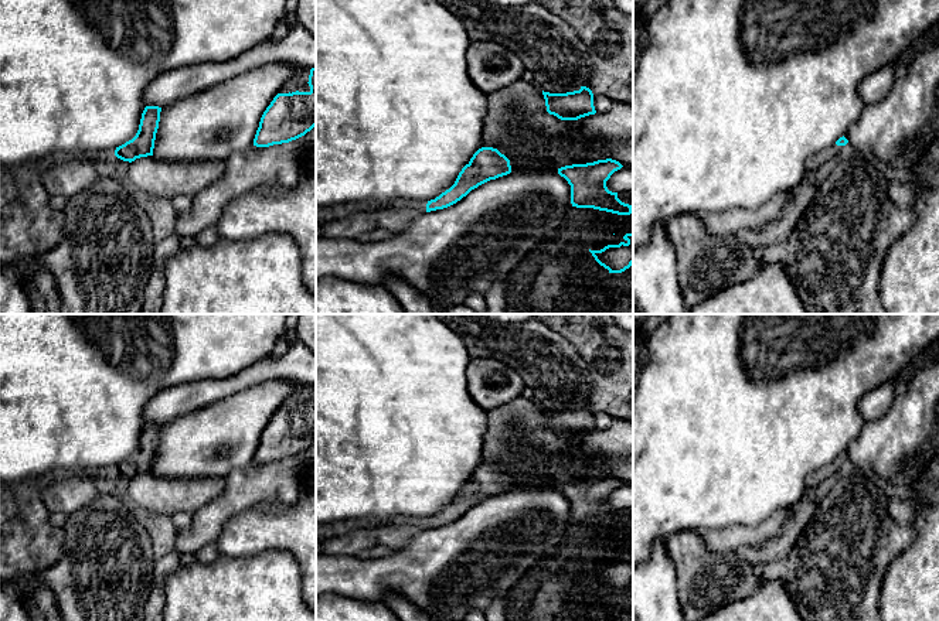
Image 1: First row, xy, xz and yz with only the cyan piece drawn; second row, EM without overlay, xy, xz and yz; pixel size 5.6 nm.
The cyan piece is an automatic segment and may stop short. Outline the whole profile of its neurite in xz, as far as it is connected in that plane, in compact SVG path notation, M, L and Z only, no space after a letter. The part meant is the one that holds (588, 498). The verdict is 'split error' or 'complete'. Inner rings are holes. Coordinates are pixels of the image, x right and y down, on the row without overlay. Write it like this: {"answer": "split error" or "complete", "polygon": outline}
{"answer": "complete", "polygon": "M612 475L558 485L558 491L571 502L571 521L576 525L593 525L618 532L630 532L632 522L622 519L618 509L606 504L610 492L623 482Z"}

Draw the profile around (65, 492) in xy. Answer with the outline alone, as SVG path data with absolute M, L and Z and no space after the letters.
M89 472L58 474L45 480L42 501L50 512L72 512L92 504L99 494L99 482Z

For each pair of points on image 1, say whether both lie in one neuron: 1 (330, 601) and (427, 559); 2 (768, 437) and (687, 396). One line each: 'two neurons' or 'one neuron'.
1: two neurons
2: one neuron

